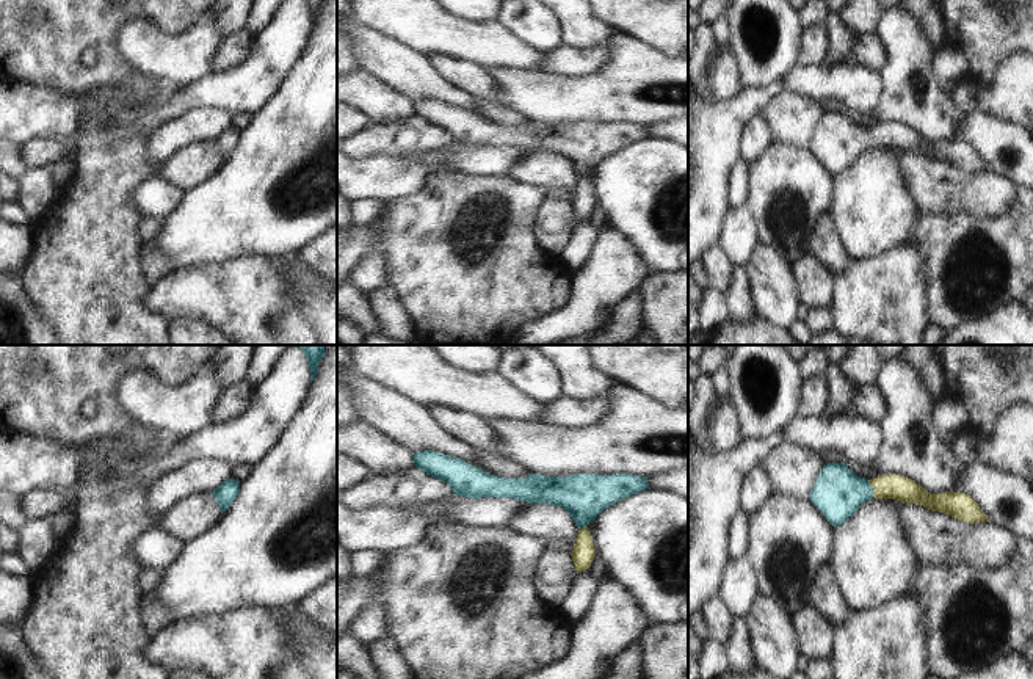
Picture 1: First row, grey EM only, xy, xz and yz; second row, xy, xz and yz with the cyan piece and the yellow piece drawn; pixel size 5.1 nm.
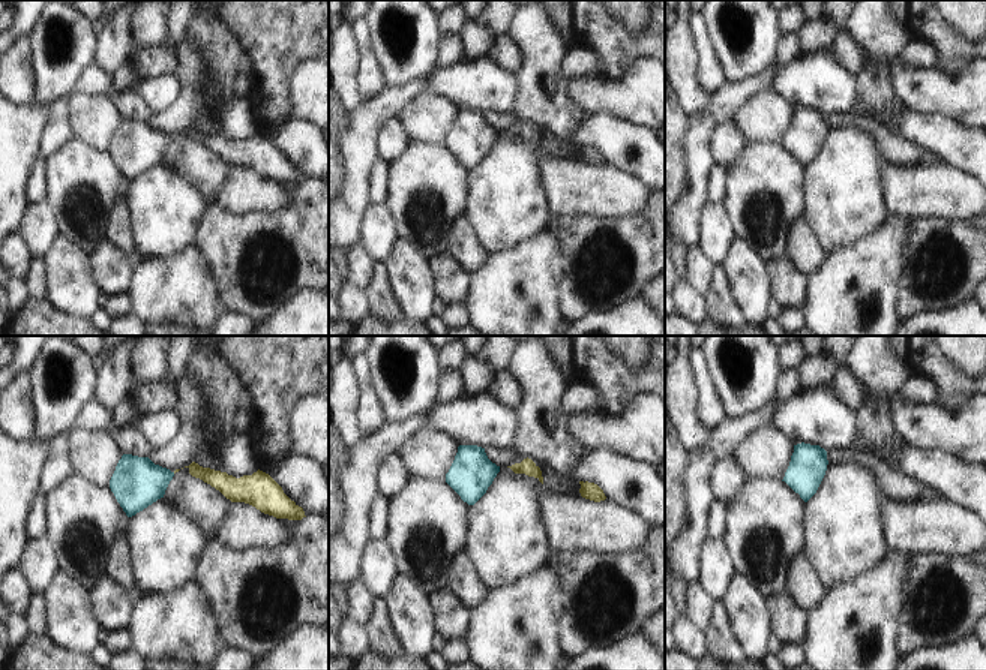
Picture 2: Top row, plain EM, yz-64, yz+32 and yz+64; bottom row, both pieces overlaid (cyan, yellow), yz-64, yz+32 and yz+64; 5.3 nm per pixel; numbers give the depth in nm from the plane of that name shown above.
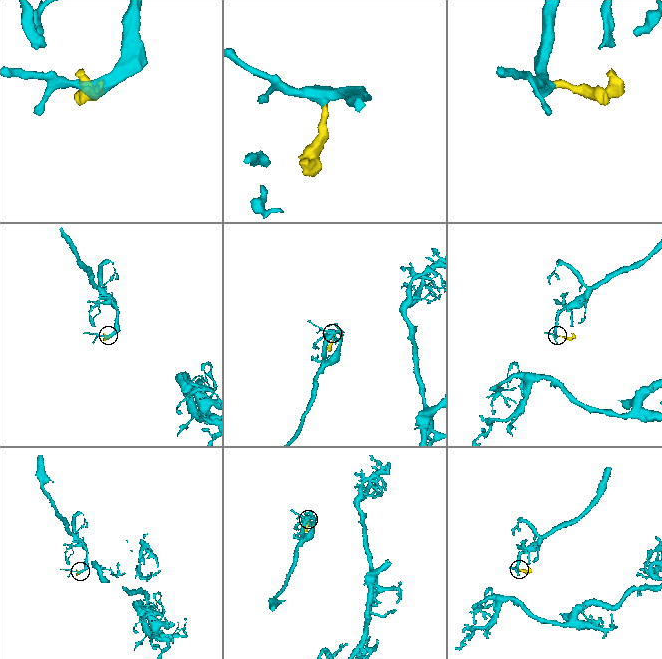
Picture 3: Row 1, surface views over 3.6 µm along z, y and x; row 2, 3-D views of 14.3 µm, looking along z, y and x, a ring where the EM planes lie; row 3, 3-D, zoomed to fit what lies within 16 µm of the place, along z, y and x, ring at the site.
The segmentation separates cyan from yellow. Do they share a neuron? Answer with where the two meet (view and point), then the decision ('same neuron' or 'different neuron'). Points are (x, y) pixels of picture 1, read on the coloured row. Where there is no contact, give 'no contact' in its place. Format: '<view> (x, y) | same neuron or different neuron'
yz (872, 488) | same neuron

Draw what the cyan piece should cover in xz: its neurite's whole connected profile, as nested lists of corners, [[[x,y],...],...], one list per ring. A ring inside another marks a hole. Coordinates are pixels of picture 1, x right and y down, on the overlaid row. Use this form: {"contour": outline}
{"contour": [[[425,450],[412,453],[412,456],[415,467],[445,481],[456,496],[470,499],[508,497],[525,503],[564,508],[580,528],[571,552],[577,572],[589,569],[596,557],[593,536],[586,525],[610,505],[635,492],[651,489],[647,477],[632,474],[566,477],[528,474],[527,478],[503,478],[440,452]]]}

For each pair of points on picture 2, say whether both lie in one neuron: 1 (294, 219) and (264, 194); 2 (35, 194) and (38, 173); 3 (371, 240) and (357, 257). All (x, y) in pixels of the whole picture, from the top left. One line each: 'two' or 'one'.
1: two
2: one
3: two

